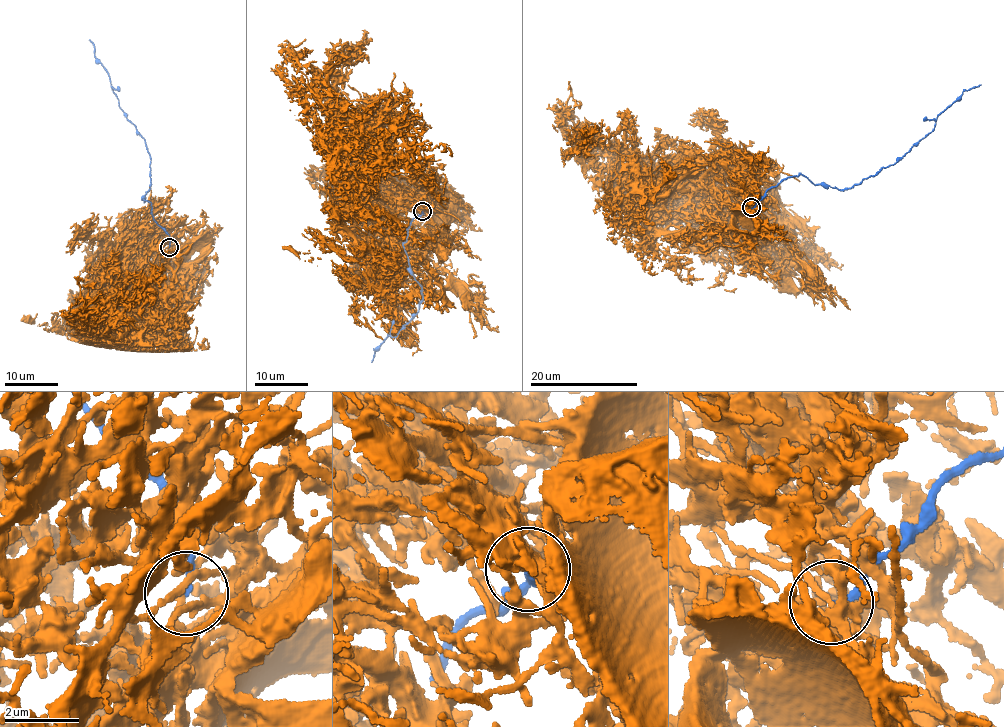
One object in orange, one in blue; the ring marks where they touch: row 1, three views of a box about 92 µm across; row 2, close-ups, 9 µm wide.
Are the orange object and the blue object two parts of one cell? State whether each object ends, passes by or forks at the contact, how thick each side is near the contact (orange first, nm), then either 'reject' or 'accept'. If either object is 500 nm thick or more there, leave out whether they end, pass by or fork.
orange ends there; blue ends there; 150 nm thick on the orange side, 160 nm on the other; reject

